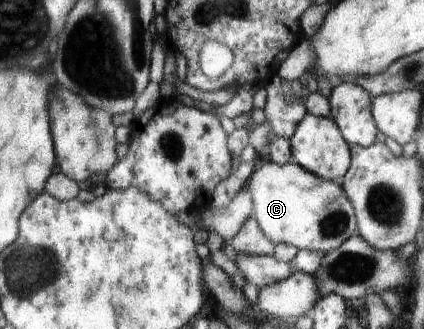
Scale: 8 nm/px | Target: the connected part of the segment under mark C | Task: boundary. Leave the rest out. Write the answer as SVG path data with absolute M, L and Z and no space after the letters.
M266 162L255 169L246 186L252 200L251 218L274 246L290 244L297 250L326 254L358 234L352 206L340 183L319 178L298 164Z

